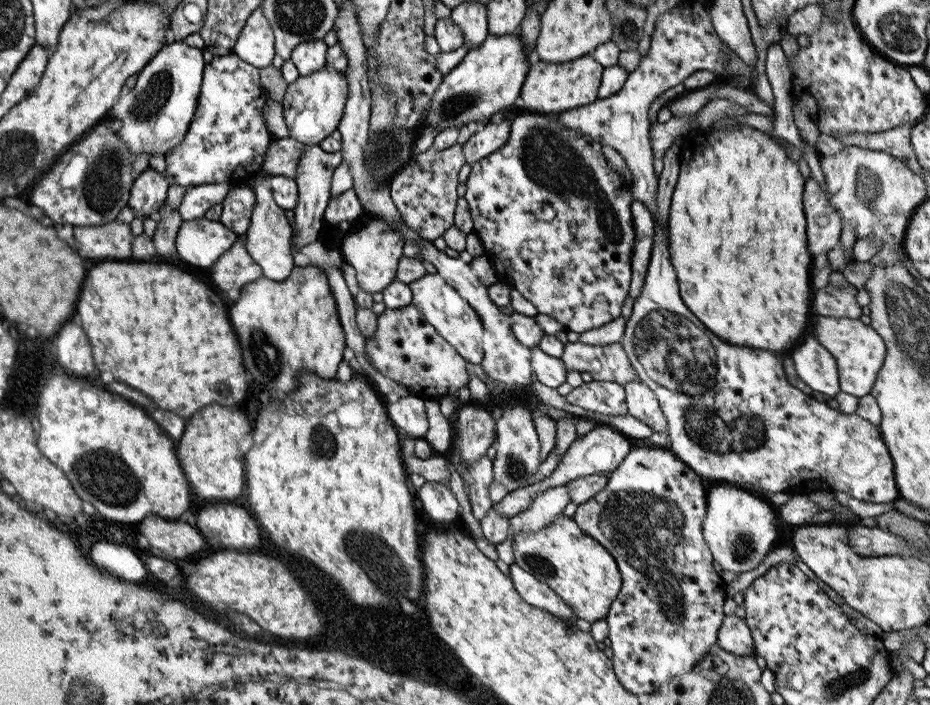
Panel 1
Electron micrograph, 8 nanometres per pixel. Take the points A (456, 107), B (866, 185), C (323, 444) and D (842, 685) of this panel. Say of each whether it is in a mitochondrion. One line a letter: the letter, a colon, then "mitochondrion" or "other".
A: mitochondrion
B: mitochondrion
C: mitochondrion
D: mitochondrion

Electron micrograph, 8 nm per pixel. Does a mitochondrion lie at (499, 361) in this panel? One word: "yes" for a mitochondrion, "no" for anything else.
yes

